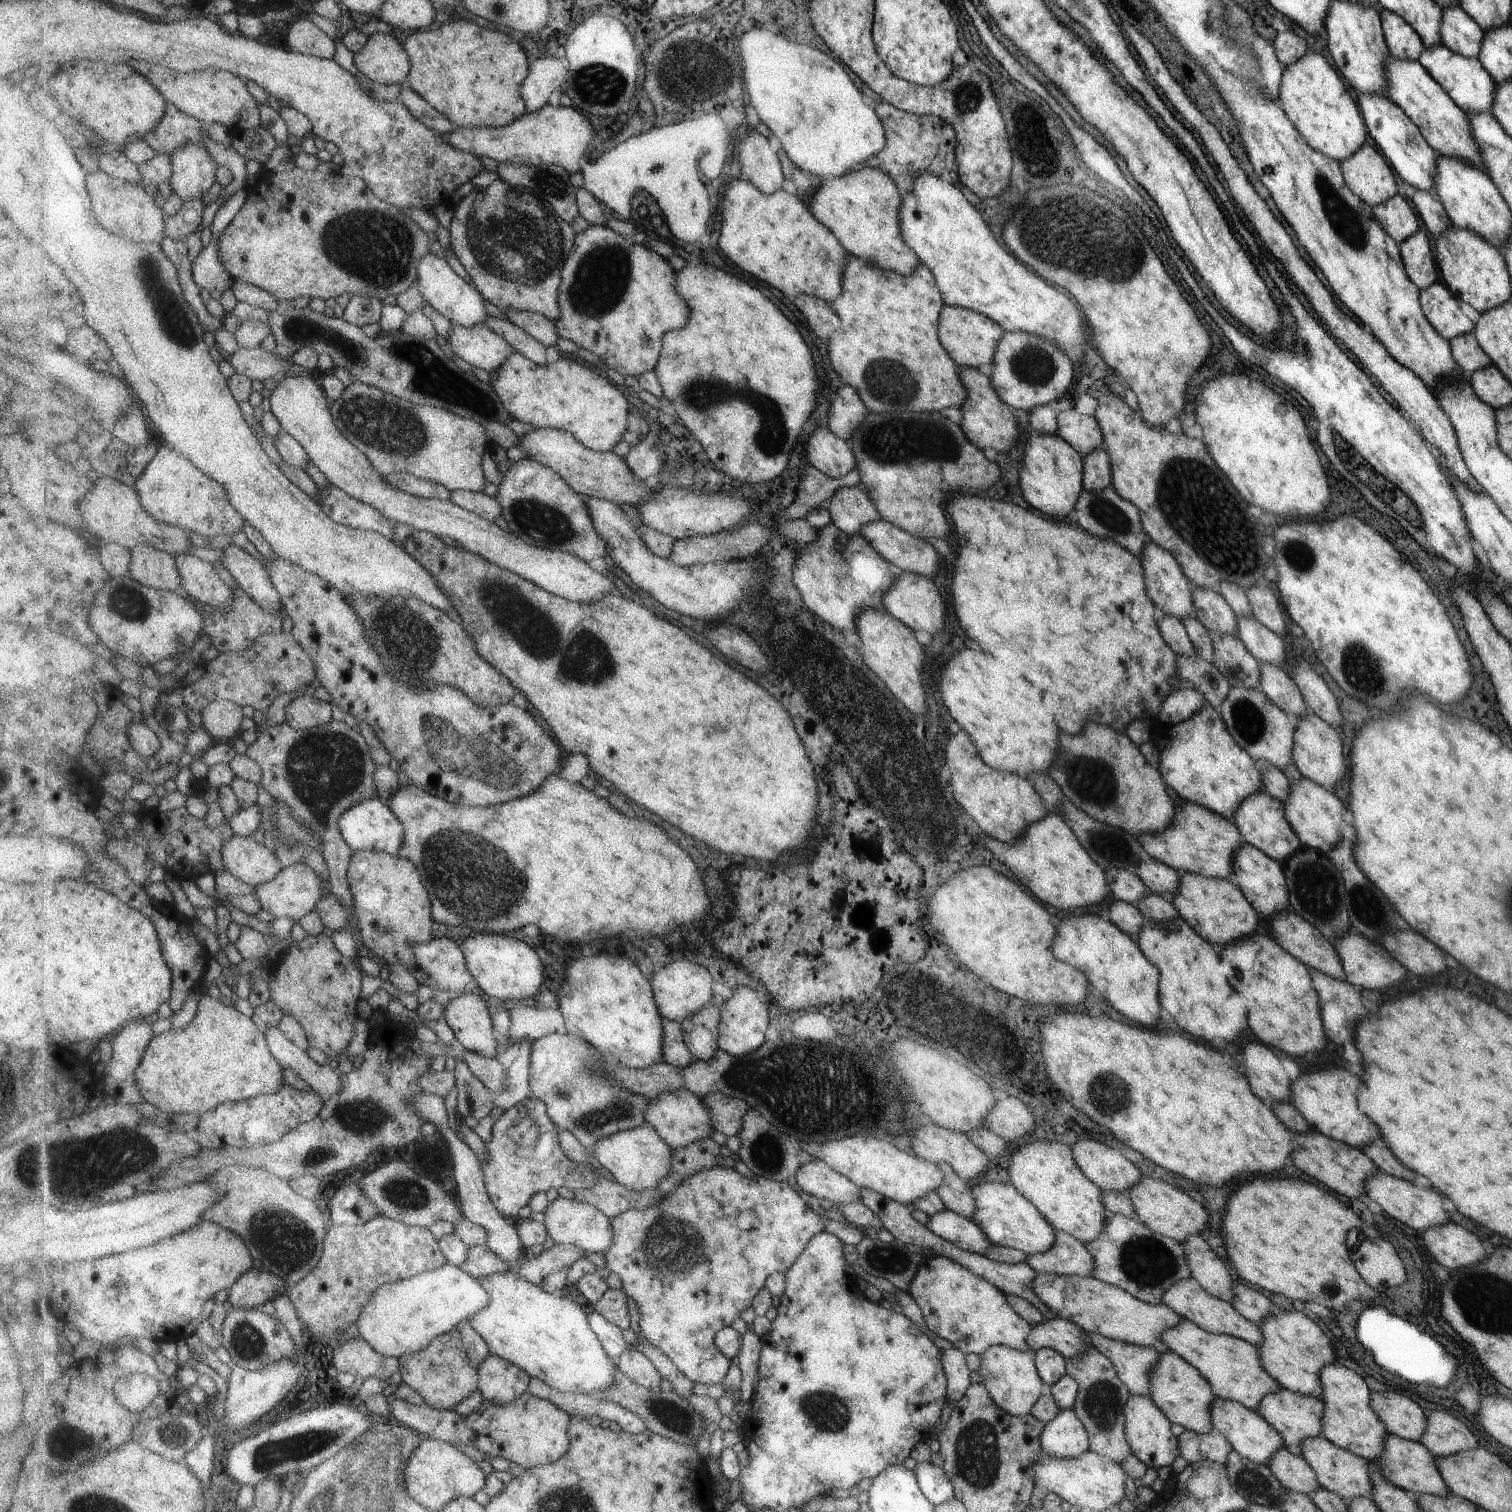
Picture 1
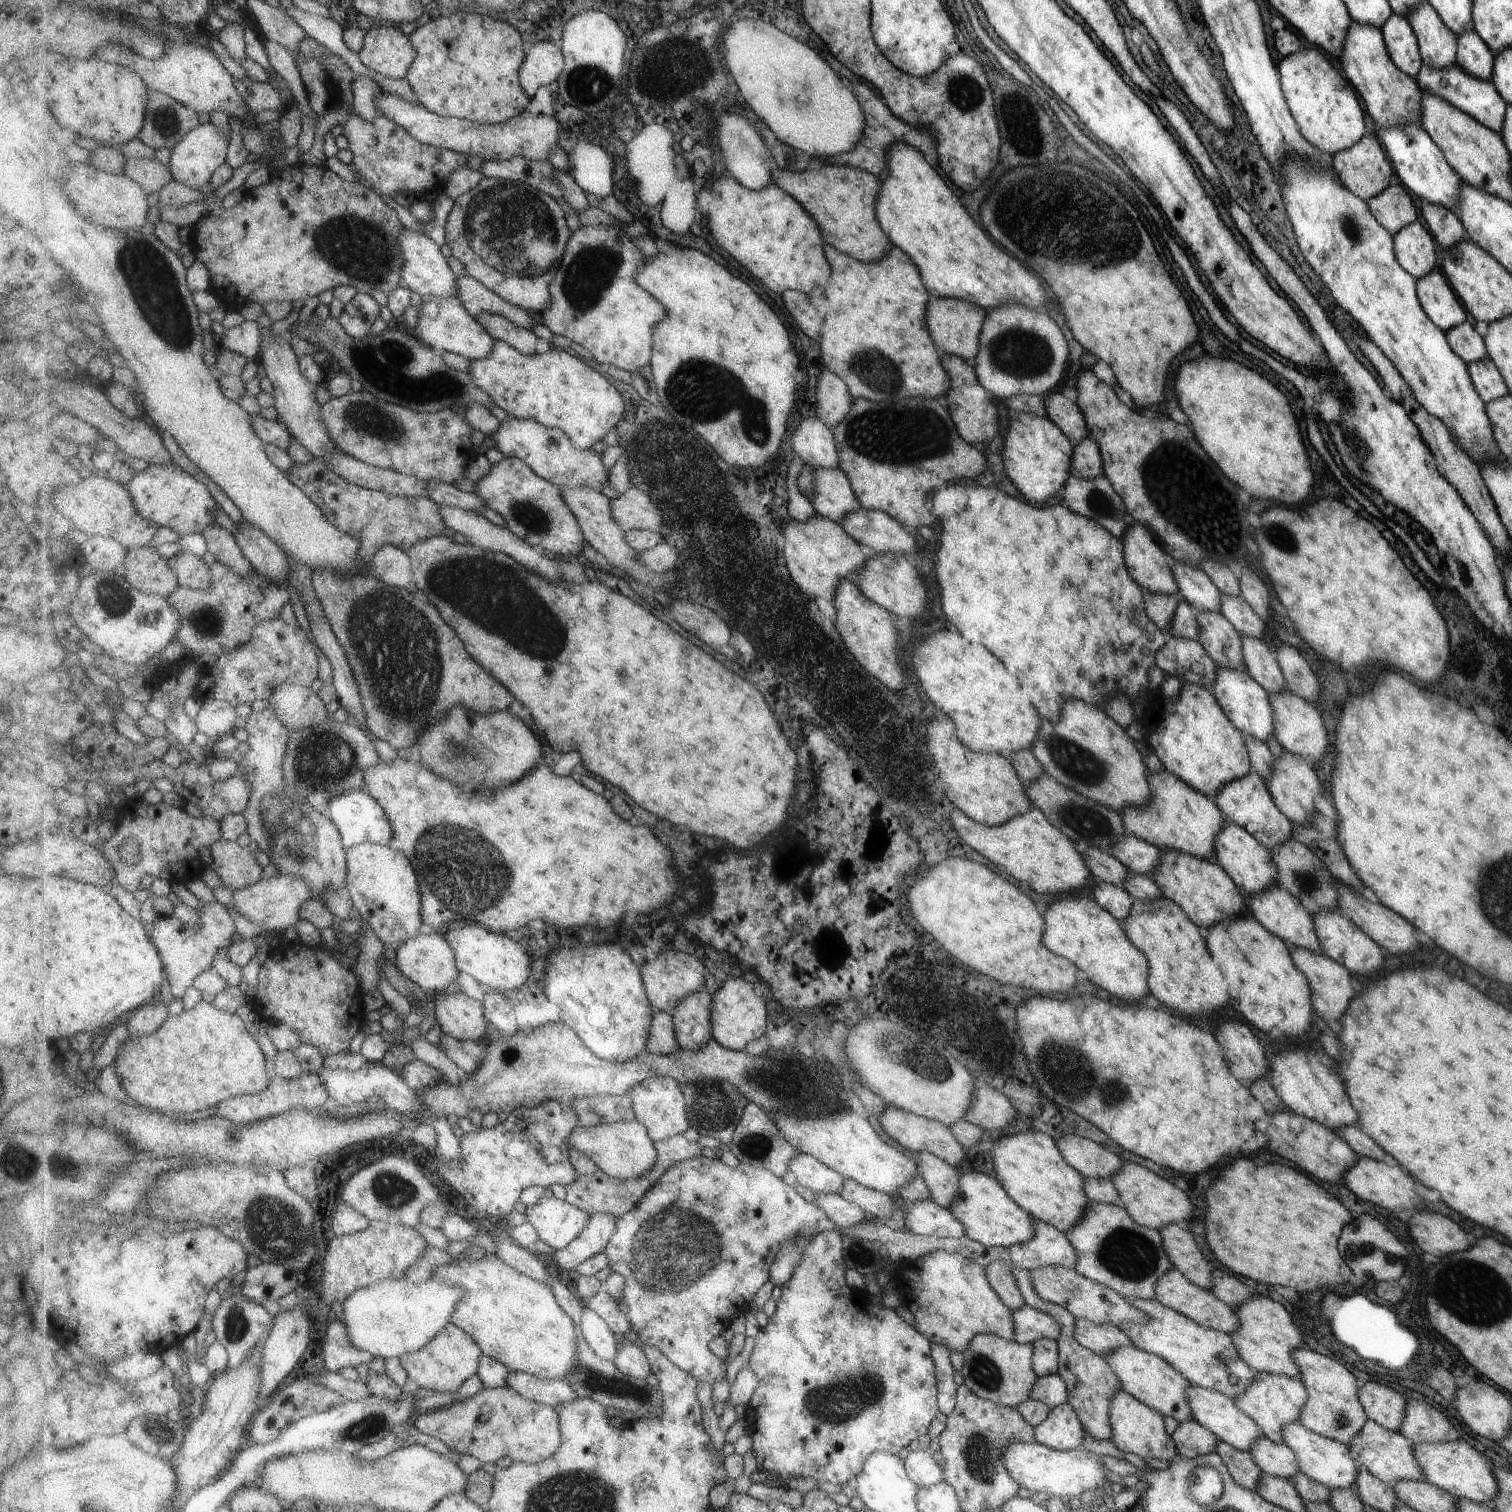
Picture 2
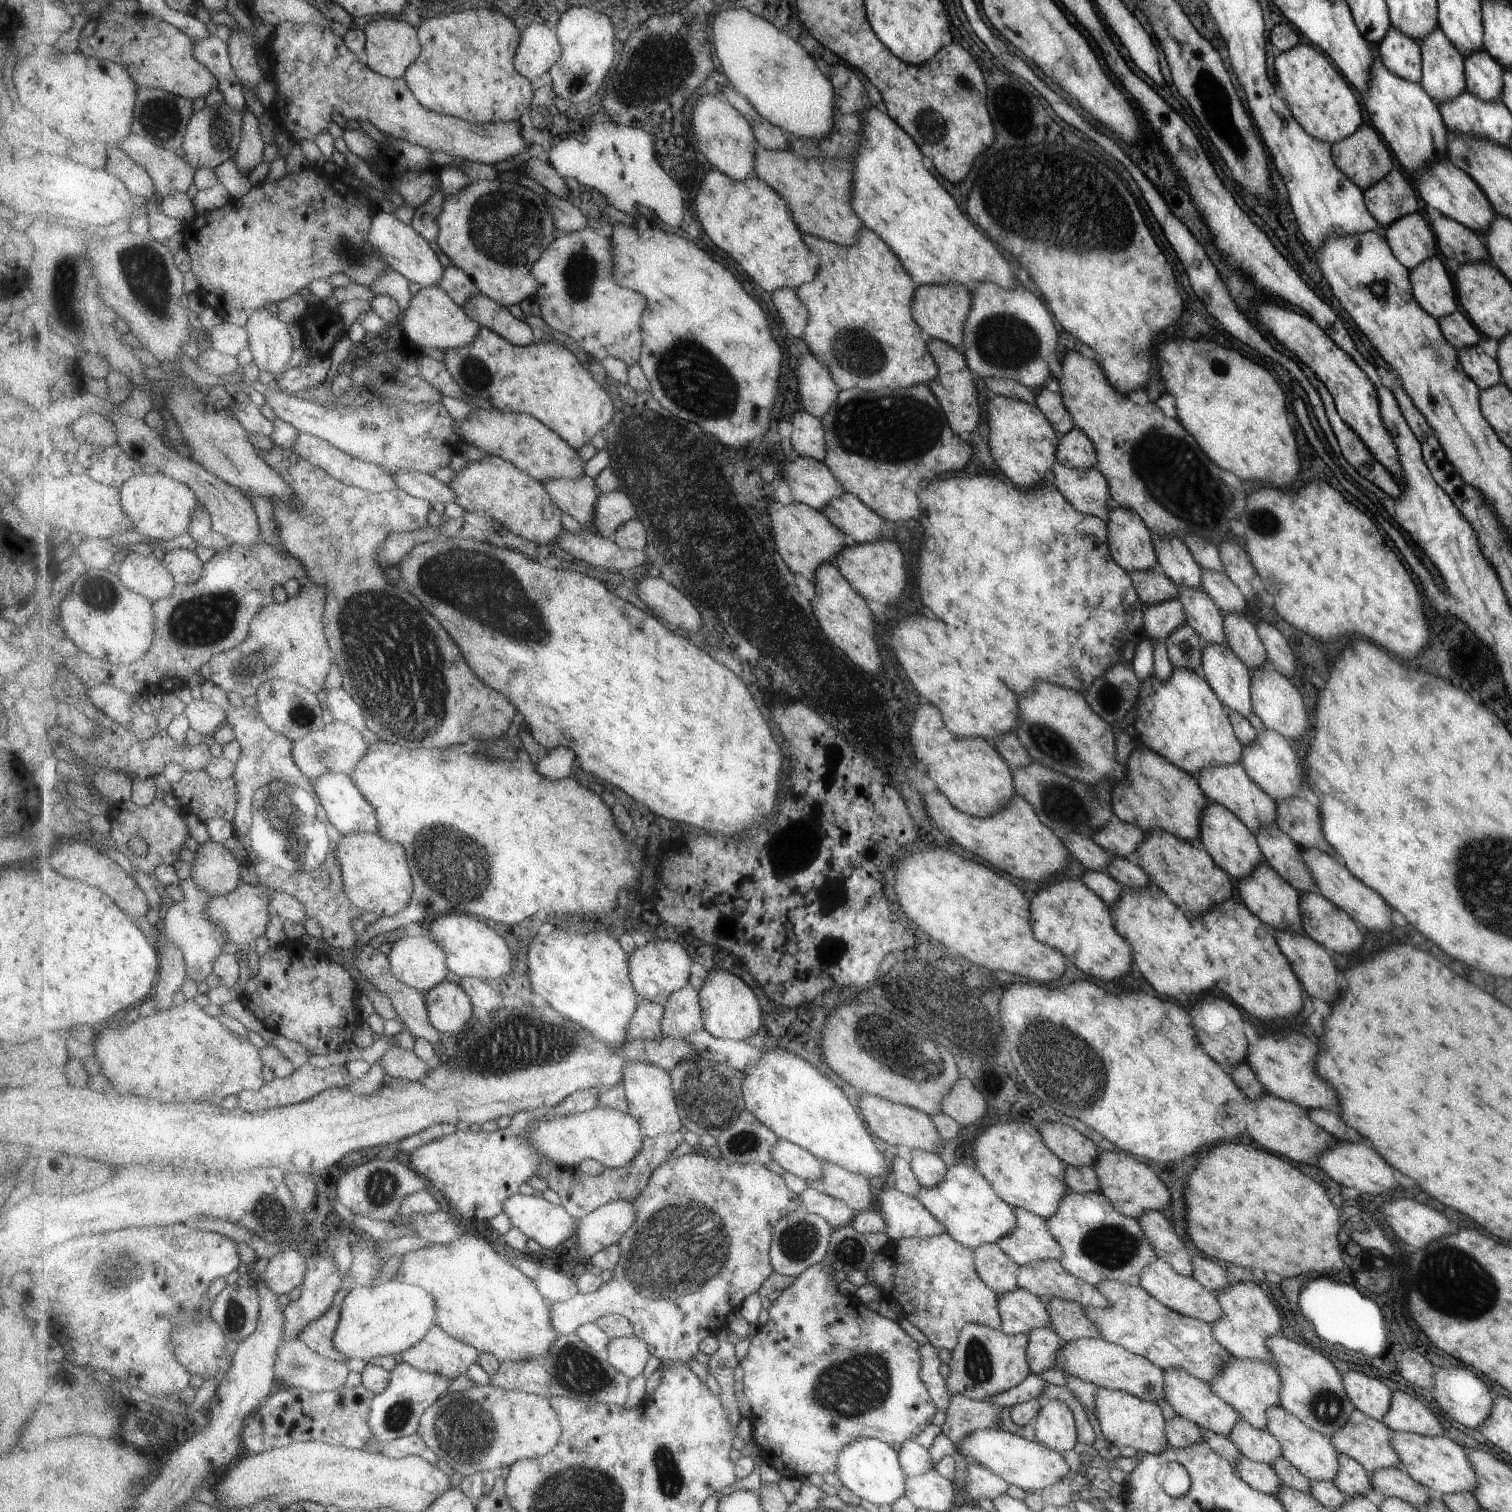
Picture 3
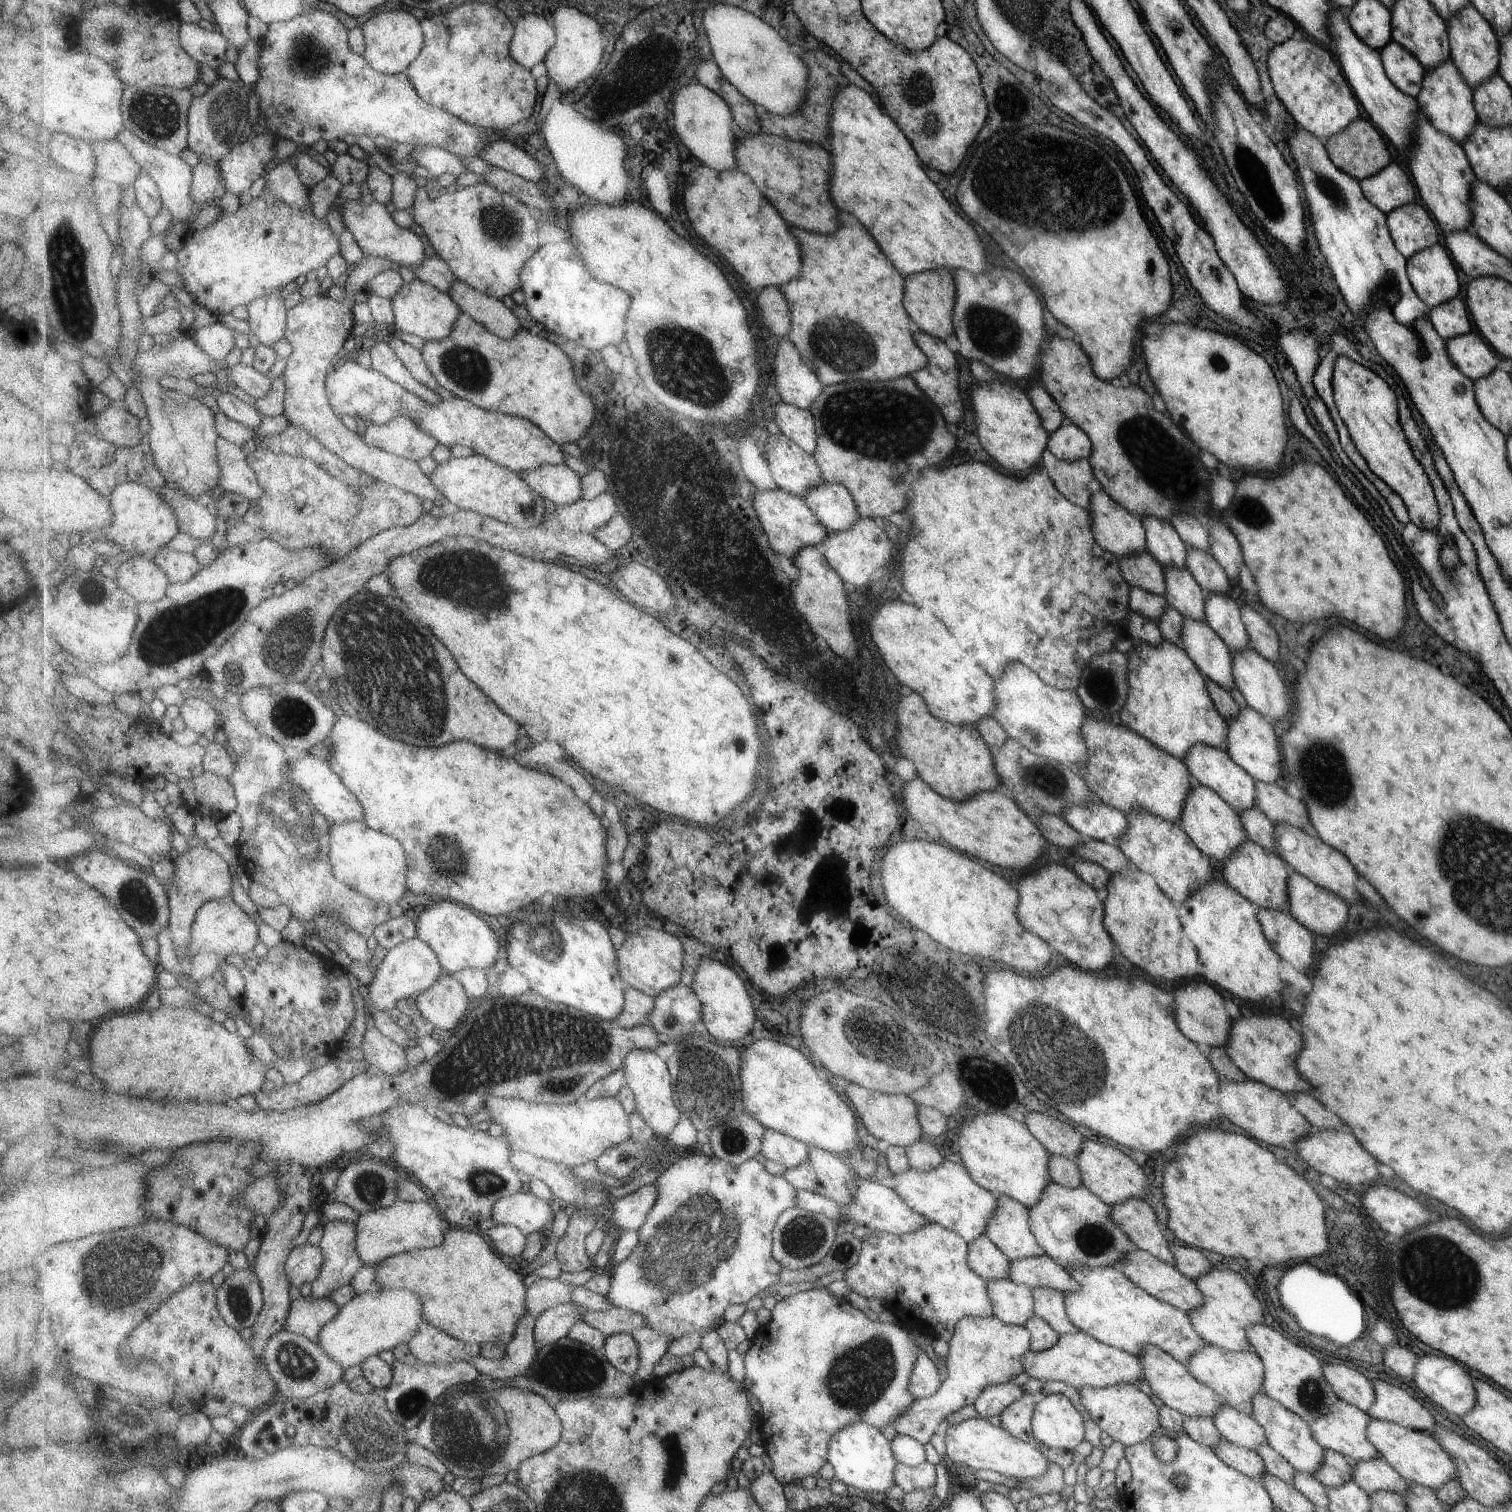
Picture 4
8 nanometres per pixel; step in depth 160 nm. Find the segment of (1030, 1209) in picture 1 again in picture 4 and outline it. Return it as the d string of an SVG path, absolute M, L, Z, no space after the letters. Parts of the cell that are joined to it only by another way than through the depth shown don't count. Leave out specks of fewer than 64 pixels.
M942 1161L928 1171L918 1171L909 1166L906 1171L892 1174L886 1184L891 1186L909 1208L923 1215L929 1222L958 1233L967 1244L984 1234L989 1220L997 1210L995 1194L981 1188L962 1164L952 1161Z

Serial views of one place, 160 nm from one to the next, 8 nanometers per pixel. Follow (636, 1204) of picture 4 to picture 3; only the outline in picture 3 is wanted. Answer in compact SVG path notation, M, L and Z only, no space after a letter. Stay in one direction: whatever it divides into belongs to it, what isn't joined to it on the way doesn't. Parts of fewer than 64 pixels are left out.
M619 1199L610 1201L602 1207L595 1209L589 1216L582 1218L578 1222L576 1232L577 1248L579 1254L583 1256L584 1261L589 1261L590 1258L597 1254L600 1250L611 1246L612 1244L619 1243L624 1237L624 1234L630 1230L637 1220L637 1205L630 1200Z

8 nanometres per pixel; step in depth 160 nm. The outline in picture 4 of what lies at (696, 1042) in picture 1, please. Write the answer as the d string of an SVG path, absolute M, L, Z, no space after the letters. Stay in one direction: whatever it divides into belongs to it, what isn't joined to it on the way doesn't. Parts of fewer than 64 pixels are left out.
M678 984L654 999L654 1010L647 1022L667 1041L677 1041L695 1032L695 1024L703 1021L703 1003L691 985Z

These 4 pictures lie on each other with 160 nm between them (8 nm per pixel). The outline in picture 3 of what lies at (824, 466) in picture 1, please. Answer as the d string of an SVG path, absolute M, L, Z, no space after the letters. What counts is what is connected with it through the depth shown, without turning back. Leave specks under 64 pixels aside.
M797 411L791 416L791 444L797 454L825 461L827 456L826 428L823 421L809 411Z

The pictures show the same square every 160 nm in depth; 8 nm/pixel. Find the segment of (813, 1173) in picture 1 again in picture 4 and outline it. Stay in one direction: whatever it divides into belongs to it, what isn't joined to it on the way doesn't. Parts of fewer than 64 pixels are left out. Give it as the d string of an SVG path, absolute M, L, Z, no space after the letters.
M766 1129L761 1153L767 1159L782 1163L788 1169L799 1166L807 1160L810 1146L778 1130Z

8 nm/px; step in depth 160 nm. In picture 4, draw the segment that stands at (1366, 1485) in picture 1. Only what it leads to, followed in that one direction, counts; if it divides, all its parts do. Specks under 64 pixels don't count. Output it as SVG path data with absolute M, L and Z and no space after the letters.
M1265 1393L1255 1394L1252 1398L1252 1411L1250 1416L1254 1418L1264 1428L1266 1433L1265 1442L1279 1456L1282 1456L1295 1471L1313 1474L1321 1467L1325 1450L1316 1441L1310 1432L1309 1424L1297 1416L1290 1409L1286 1409L1278 1401L1274 1401Z

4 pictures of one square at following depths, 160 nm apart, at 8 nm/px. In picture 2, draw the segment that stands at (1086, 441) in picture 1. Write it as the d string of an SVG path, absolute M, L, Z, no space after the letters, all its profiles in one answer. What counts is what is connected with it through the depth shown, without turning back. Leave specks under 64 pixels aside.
M1052 393L1043 398L1046 417L1052 424L1058 426L1073 444L1079 444L1083 438L1089 437L1086 418L1078 405L1070 402L1061 393Z

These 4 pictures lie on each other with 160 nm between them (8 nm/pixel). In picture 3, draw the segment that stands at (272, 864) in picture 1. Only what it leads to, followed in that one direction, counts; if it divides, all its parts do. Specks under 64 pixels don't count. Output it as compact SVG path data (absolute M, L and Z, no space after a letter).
M208 840L195 853L191 878L211 897L218 897L233 892L241 884L243 865L233 851Z

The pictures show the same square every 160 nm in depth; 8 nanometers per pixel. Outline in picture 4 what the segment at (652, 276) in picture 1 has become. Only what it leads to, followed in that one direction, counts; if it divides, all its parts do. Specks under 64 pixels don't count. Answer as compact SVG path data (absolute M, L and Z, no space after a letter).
M569 239L558 243L547 243L538 248L538 251L528 260L526 266L522 268L522 291L525 294L525 308L529 314L546 329L547 334L551 337L561 339L561 336L567 336L567 339L573 340L577 345L592 351L602 351L605 347L609 346L609 344L619 346L626 334L626 318L627 313L630 311L631 296L629 296L625 290L619 290L619 288L615 288L615 286L611 286L611 284L603 284L603 282L599 282L599 280L589 280L590 274L585 270L585 265L581 262L581 255L578 252L579 250L576 245Z

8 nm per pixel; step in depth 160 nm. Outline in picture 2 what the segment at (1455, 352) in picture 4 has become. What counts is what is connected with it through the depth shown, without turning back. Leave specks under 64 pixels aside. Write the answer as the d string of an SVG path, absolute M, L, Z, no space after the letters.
M1483 358L1477 362L1467 365L1470 380L1473 382L1475 393L1482 398L1484 402L1502 399L1510 394L1506 382L1503 381L1494 362Z

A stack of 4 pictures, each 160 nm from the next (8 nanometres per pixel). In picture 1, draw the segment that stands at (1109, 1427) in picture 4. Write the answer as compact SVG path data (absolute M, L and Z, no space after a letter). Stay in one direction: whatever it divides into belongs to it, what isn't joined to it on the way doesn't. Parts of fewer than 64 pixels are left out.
M1131 1396L1125 1402L1123 1408L1125 1422L1125 1440L1131 1446L1131 1453L1147 1469L1159 1469L1170 1466L1171 1462L1179 1456L1177 1448L1177 1438L1169 1432L1171 1424L1166 1414L1146 1396Z

